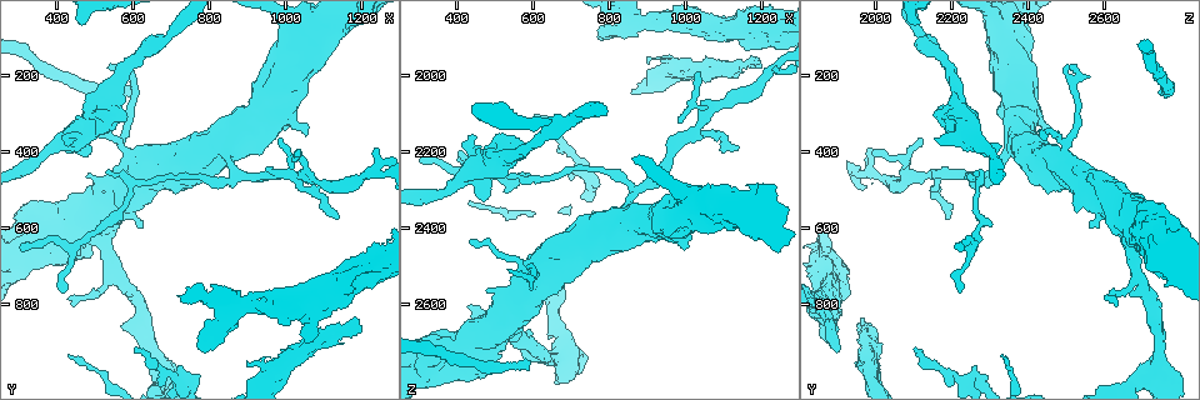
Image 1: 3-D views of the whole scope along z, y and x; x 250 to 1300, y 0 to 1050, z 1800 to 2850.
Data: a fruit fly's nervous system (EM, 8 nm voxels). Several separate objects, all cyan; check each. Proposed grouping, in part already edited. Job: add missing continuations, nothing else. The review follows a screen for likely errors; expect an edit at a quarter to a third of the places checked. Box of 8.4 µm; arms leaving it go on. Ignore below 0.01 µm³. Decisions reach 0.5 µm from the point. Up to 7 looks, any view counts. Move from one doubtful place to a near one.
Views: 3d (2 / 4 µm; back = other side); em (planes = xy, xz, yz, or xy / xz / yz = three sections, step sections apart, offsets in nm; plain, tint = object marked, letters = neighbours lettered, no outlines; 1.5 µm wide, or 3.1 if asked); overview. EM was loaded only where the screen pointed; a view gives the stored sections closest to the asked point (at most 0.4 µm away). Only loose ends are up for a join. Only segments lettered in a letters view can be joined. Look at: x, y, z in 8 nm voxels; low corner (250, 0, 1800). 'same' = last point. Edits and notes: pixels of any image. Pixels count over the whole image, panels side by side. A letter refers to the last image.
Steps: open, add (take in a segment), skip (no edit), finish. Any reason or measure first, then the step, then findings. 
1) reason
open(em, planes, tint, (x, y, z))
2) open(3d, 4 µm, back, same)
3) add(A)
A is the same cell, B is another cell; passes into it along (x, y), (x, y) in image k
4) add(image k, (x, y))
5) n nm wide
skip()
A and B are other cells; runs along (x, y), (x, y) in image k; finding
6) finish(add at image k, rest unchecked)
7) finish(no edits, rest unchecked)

thin end
open(3d, 4 µm, back, (1140, 570, 2190))

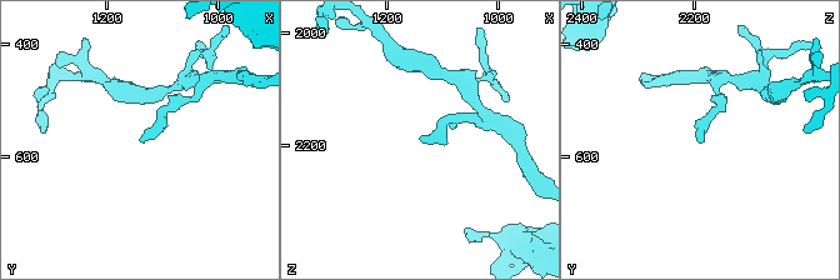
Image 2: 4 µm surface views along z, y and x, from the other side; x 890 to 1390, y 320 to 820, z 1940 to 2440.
open(em, planes, tint, (1145, 570, 2190))

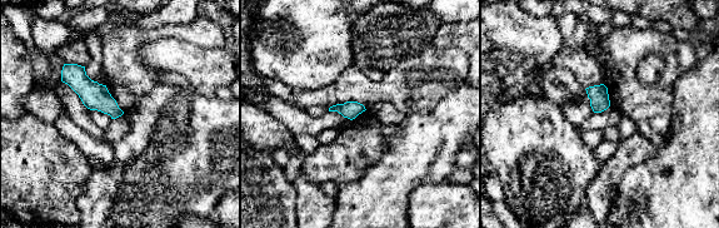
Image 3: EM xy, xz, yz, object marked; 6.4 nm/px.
what lies round it
open(em, planes, letters, same)

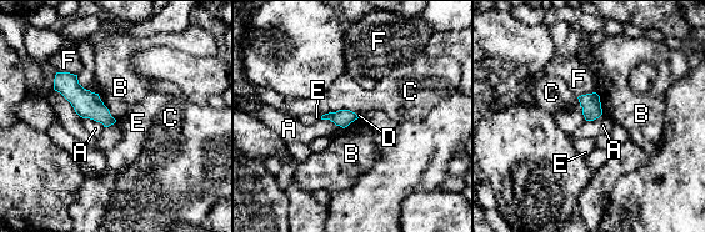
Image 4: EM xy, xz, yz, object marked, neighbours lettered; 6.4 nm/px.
110 nm wide
skip()
A, B, C, D, E and F are other cells; none of them fits

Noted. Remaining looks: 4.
an open end
open(3d, 4 µm, (425, 760, 2215))

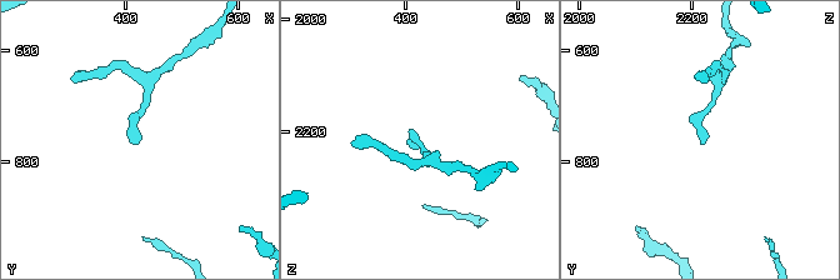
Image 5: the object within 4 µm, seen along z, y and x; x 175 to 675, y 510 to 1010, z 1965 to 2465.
open(em, planes, letters, (425, 765, 2215))

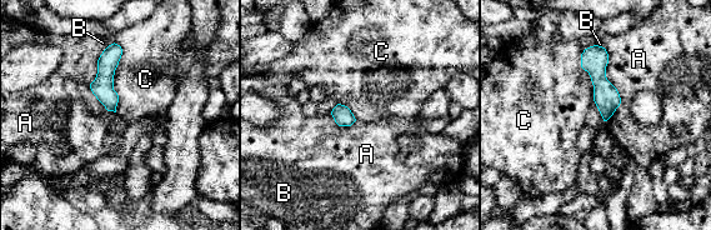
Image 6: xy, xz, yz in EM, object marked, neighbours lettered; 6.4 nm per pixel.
120 nm wide; C touches over 440 nm
skip()
A, B and C are other cells; none of them fits

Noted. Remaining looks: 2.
open(3d, 4 µm, back, (595, 240, 2755))

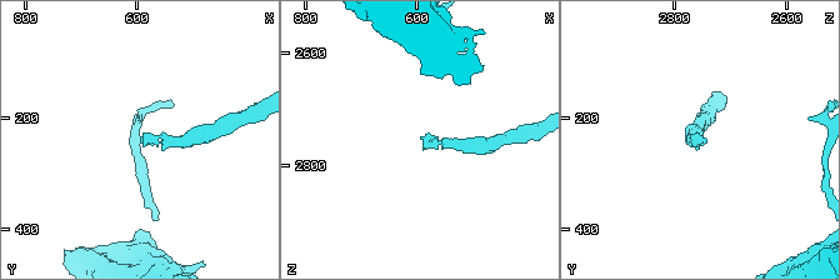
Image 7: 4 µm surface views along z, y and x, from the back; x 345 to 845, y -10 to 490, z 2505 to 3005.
open(em, planes, letters, (590, 235, 2750))

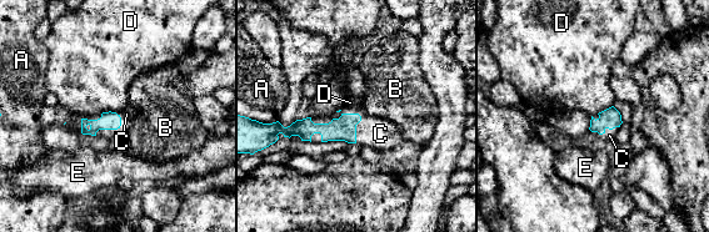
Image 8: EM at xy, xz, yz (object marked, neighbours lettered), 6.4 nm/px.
110 nm wide
add(C)
C is the same cell, A, B, D and E are other cells; the neuron continues

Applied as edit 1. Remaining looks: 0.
finish(add at image 8, rest unchecked)

